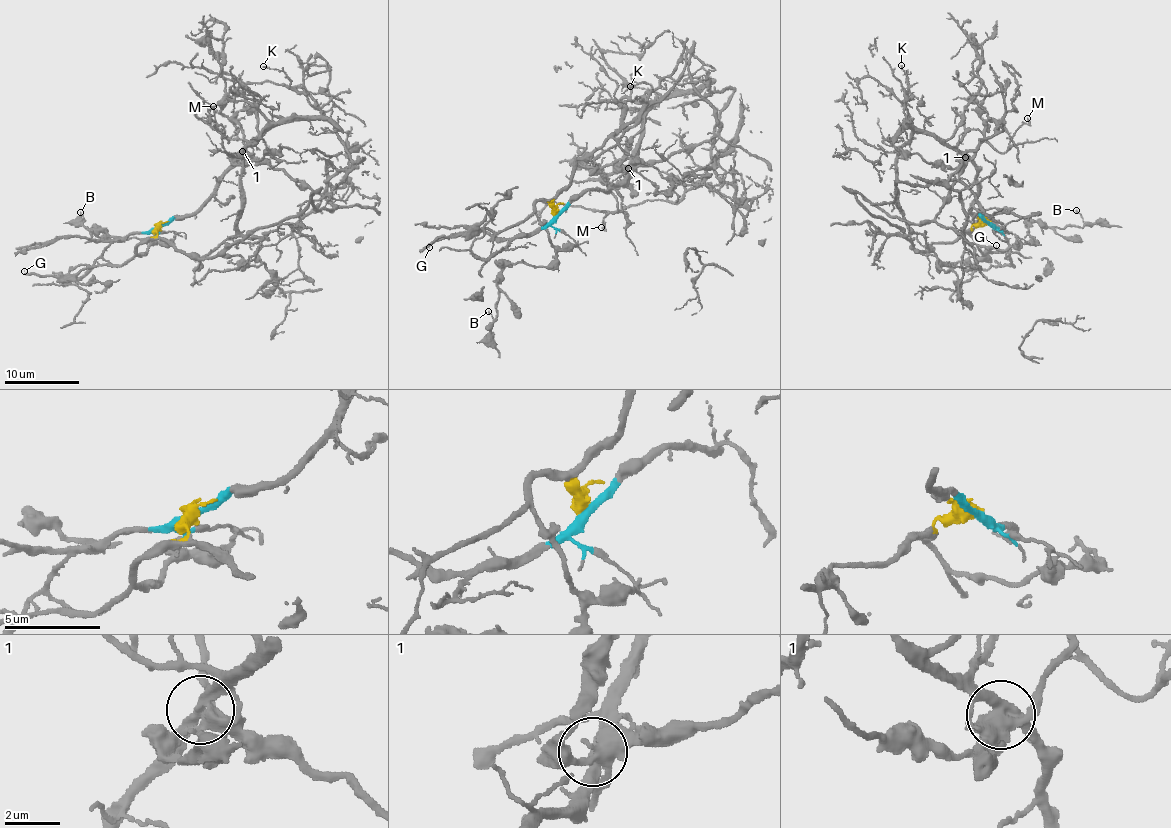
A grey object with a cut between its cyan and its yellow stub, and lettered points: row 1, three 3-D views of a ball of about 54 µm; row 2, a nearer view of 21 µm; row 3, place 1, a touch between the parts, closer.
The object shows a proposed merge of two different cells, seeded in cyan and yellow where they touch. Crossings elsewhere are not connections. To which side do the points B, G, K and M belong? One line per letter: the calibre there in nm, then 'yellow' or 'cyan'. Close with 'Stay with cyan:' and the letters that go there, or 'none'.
B: calibre 120 nm; yellow
G: calibre 170 nm; yellow
K: calibre 120 nm; cyan
M: calibre 150 nm; cyan
Stay with cyan: K, M

